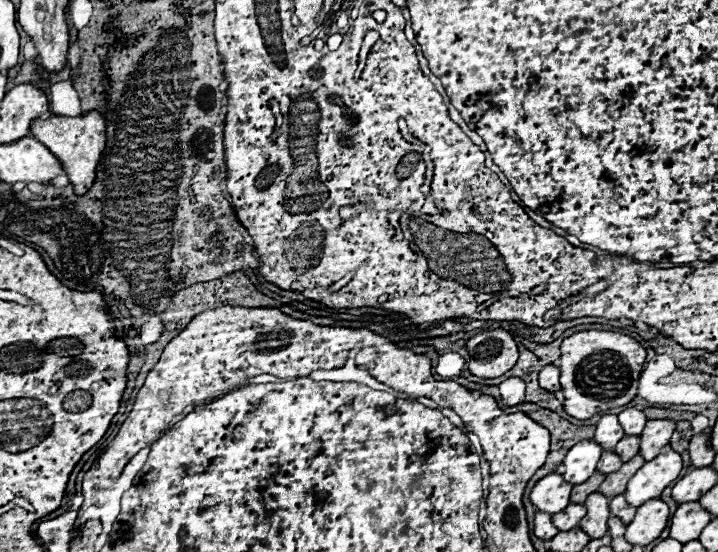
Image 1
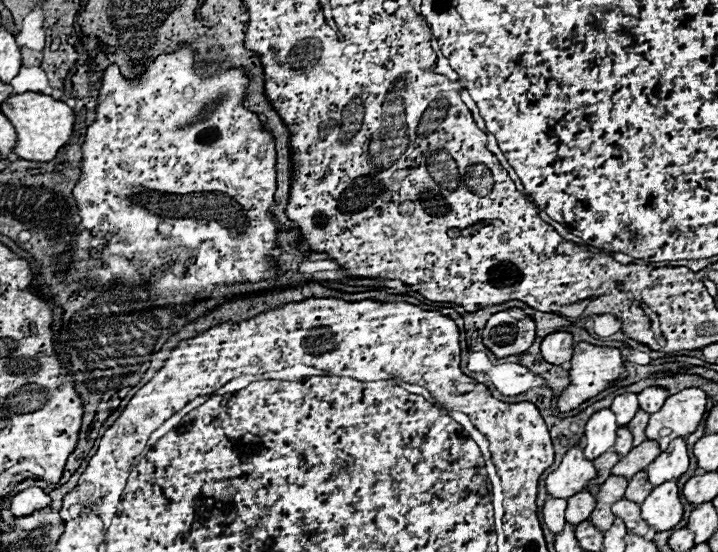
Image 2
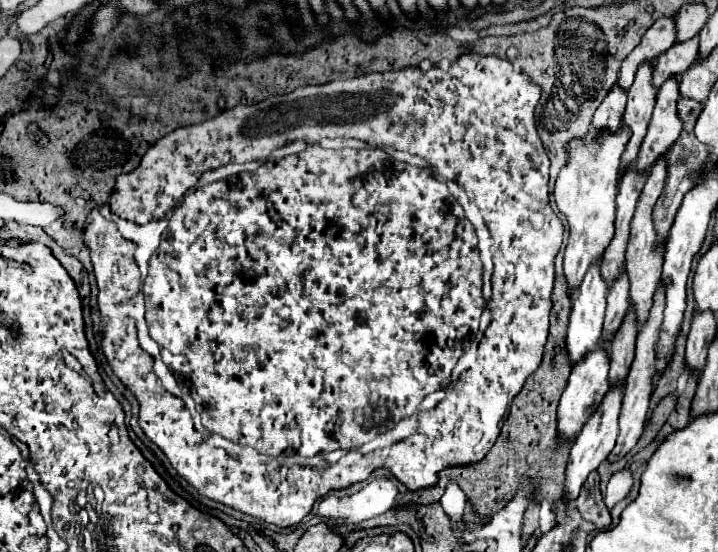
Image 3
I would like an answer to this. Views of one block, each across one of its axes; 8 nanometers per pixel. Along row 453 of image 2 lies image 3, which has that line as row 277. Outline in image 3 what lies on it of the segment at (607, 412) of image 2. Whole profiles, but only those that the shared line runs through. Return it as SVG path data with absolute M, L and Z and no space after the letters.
M598 258L588 274L584 276L580 288L572 296L572 312L570 312L570 326L568 326L568 336L566 336L566 346L568 346L568 356L570 362L576 364L582 356L584 350L592 350L596 342L602 340L602 324L604 324L604 312L606 312L606 294L608 294L608 282L602 276L602 258Z

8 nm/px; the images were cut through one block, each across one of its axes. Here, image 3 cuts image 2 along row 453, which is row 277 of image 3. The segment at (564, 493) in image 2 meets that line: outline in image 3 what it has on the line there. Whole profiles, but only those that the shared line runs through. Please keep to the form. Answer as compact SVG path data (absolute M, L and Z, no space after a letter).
M620 126L616 132L600 130L590 140L574 138L572 142L568 142L568 160L556 178L554 202L558 210L568 218L570 226L570 238L564 252L564 274L572 290L580 286L584 274L592 264L592 258L602 256L602 252L614 238L618 174L624 146L630 138L628 132L628 126Z

